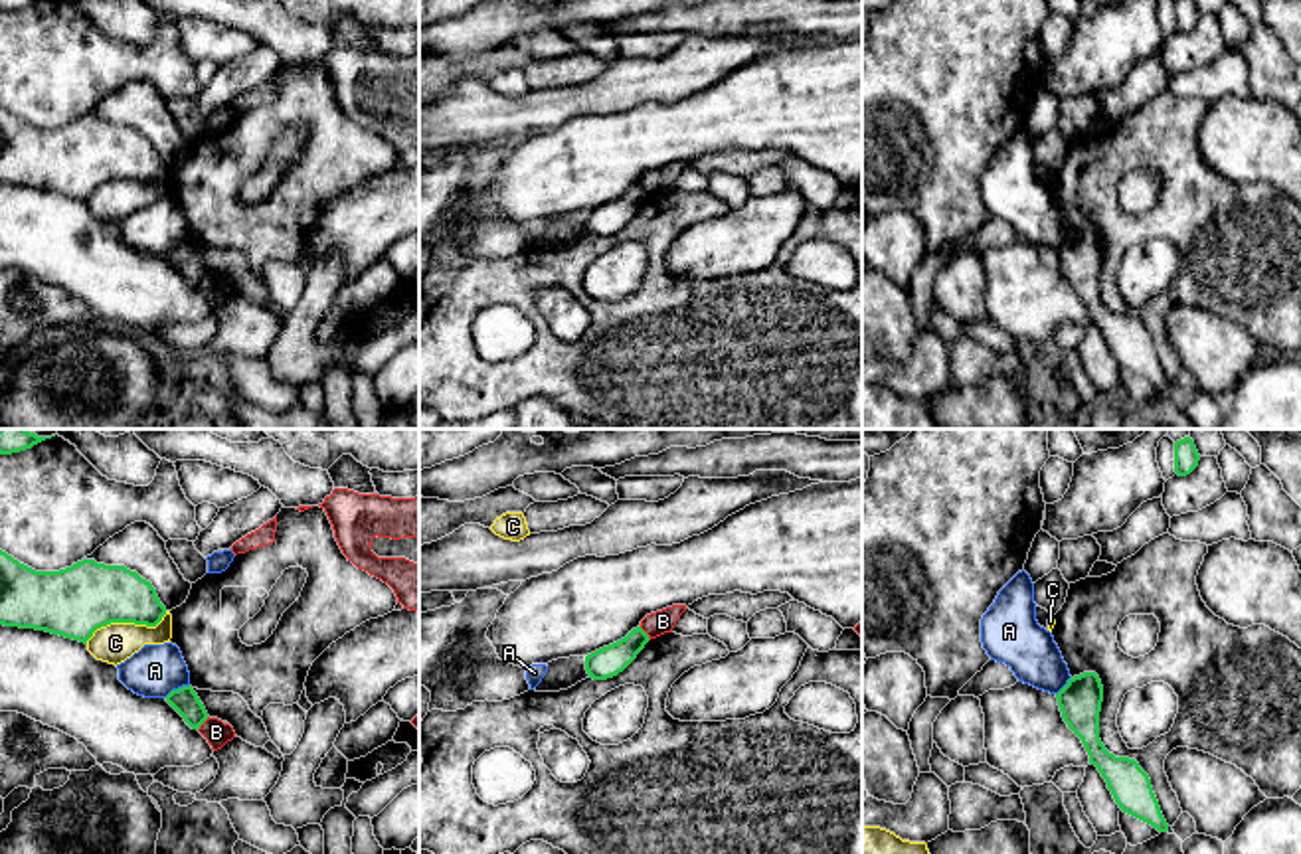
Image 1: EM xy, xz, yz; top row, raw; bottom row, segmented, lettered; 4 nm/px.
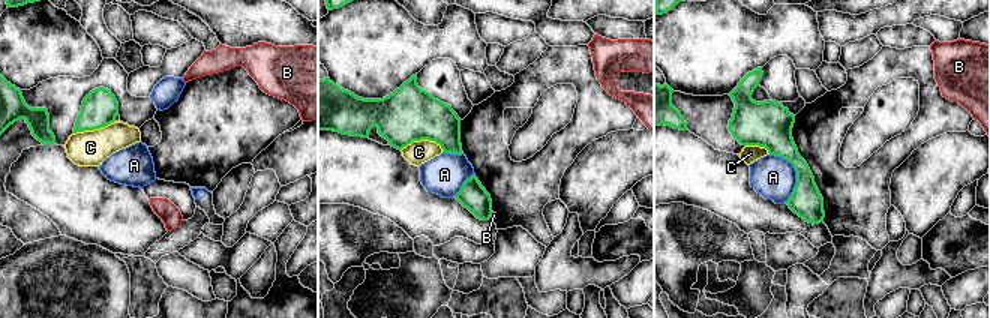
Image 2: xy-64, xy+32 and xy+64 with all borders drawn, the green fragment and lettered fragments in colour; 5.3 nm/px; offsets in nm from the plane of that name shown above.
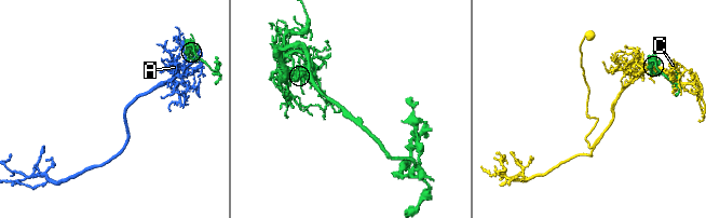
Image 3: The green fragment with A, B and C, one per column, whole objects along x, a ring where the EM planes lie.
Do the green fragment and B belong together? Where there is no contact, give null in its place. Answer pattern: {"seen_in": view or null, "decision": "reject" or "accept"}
{"seen_in": "xy", "decision": "reject"}

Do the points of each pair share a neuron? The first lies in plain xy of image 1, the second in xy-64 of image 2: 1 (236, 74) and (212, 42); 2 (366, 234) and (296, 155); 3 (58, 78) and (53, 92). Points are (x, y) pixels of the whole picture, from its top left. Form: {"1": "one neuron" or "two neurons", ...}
{"1": "two neurons", "2": "one neuron", "3": "two neurons"}

